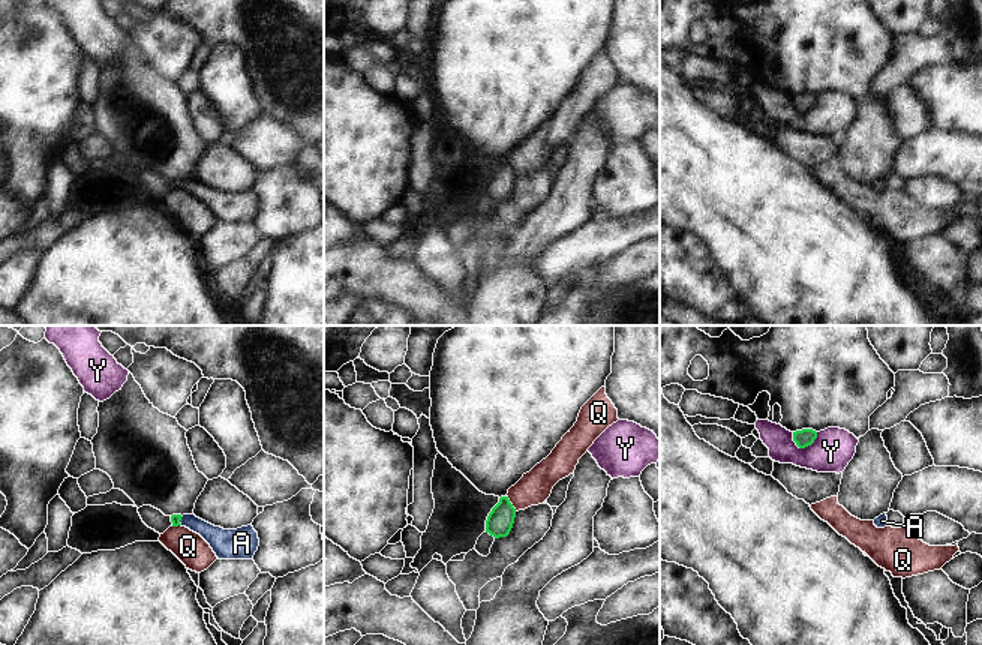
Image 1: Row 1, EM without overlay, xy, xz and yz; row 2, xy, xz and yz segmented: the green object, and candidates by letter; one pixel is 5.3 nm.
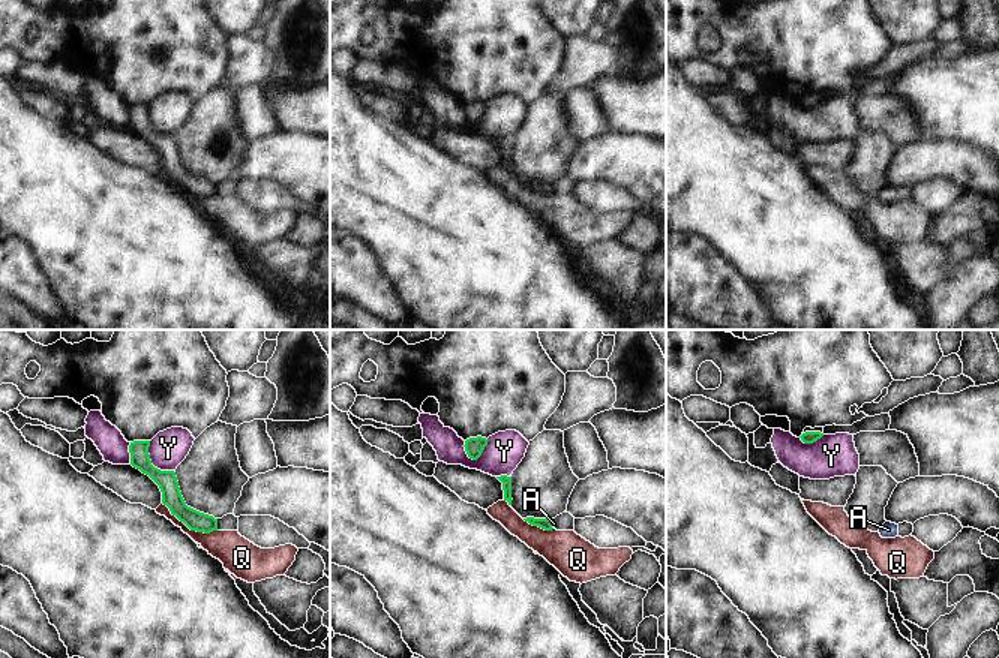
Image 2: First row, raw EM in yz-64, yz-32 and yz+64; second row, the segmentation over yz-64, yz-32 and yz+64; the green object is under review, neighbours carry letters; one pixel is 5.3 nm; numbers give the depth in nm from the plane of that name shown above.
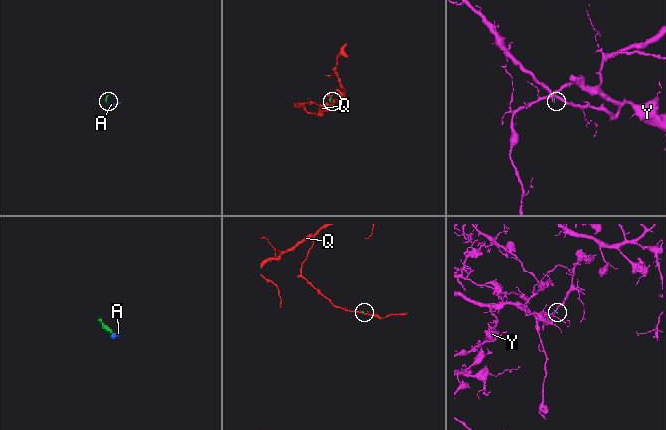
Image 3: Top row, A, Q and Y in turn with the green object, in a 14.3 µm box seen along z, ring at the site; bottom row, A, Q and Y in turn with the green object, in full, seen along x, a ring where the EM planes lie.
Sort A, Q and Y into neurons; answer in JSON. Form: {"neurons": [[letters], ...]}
{"neurons": [["A"], ["Q"], ["Y"]]}

